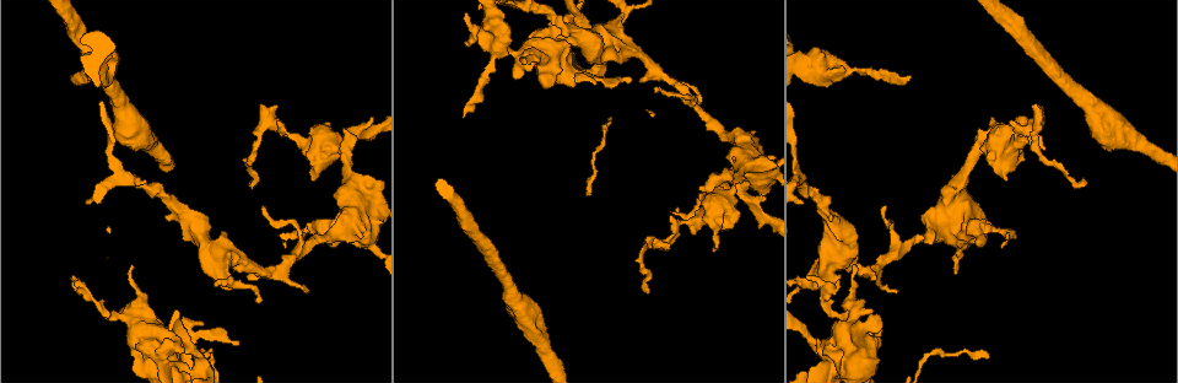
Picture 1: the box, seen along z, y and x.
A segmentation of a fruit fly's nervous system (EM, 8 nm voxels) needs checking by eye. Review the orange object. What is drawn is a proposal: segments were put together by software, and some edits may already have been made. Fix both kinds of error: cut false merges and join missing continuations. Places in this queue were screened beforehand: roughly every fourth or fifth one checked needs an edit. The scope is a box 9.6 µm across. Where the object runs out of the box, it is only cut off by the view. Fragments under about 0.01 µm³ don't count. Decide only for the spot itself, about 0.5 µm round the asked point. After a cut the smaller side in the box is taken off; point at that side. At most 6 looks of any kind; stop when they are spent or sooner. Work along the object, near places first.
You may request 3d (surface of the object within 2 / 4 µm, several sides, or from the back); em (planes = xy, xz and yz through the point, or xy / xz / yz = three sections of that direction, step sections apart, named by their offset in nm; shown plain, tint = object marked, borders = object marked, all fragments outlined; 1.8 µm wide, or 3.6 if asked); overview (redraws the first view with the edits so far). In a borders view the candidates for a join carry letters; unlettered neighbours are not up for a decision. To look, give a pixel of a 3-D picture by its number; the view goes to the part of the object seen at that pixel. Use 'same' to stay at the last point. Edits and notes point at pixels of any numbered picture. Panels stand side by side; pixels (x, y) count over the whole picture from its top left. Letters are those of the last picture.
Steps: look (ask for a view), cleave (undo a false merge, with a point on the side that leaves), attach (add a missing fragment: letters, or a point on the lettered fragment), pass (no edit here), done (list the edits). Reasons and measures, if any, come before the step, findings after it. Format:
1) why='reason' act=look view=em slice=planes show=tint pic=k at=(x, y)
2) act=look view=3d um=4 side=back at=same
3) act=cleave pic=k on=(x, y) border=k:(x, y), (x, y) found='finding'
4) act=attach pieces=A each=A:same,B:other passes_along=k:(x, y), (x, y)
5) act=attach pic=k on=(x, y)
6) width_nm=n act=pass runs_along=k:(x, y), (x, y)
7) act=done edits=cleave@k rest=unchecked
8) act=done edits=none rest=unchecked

why='free end' act=look view=em slice=yz step=4 show=tint pic=1 at=(910, 77)

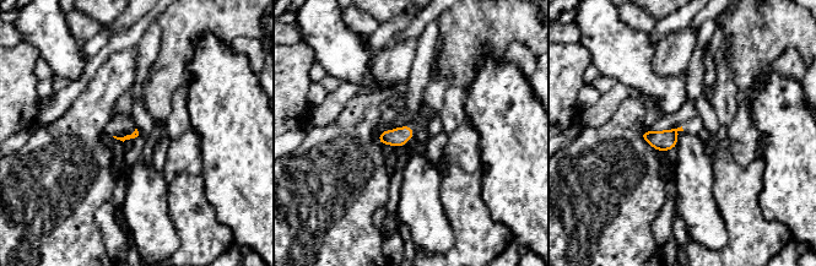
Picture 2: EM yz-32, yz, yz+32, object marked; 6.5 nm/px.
why='another direction' act=look view=em slice=planes show=borders at=same

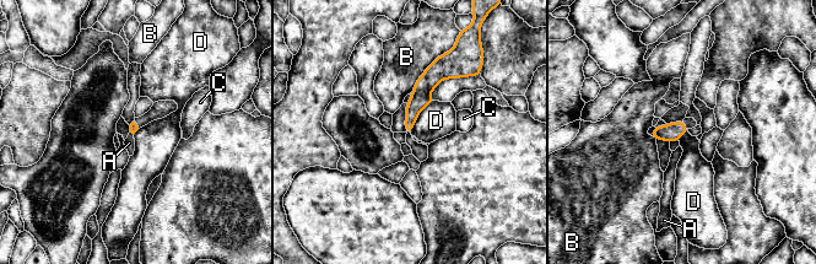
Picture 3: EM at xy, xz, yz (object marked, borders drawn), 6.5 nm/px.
longest_contact=B:360nm act=pass each=A:other,B:other,C:other,D:other border=3:(436, 101), (421, 111), (410, 133) found='no lettered fragment goes on from it'

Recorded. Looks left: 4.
why='a fork' act=look view=em slice=planes show=tint pic=1 at=(971, 228)

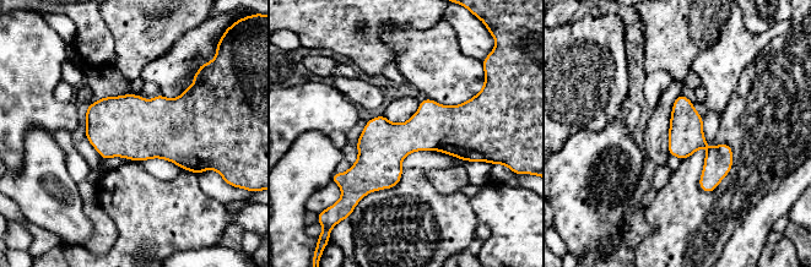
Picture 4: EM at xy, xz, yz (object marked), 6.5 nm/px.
why='what lies round it' act=look view=em slice=planes show=borders at=same

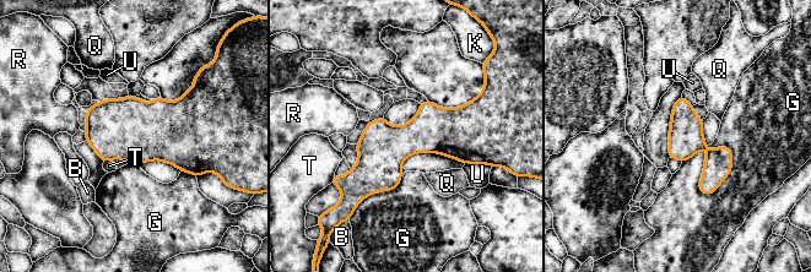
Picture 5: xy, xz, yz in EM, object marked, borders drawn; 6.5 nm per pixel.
width_nm=220 act=pass each=B:other,G:other,K:other,Q:other,R:other,T:other,U:other border=5:(726, 145), (731, 170), (704, 195) found='one cell here'

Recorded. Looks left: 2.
act=done edits=none rest=unchecked

